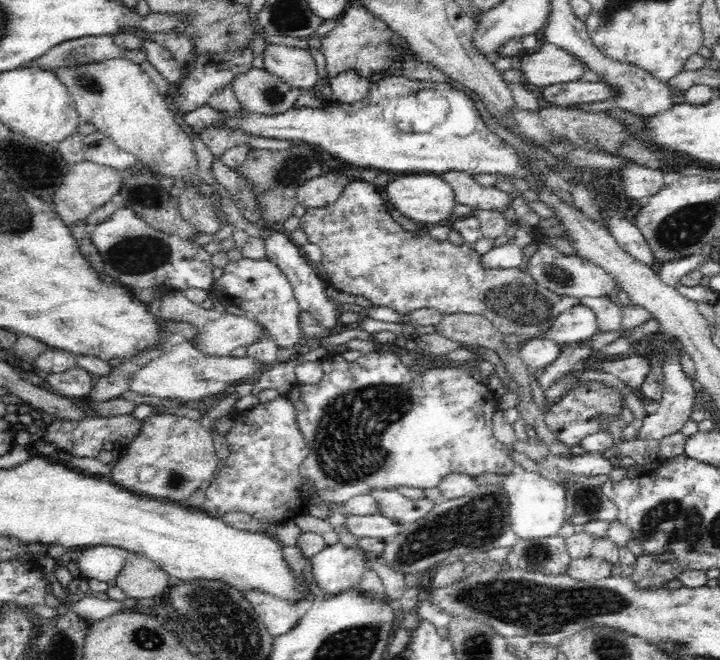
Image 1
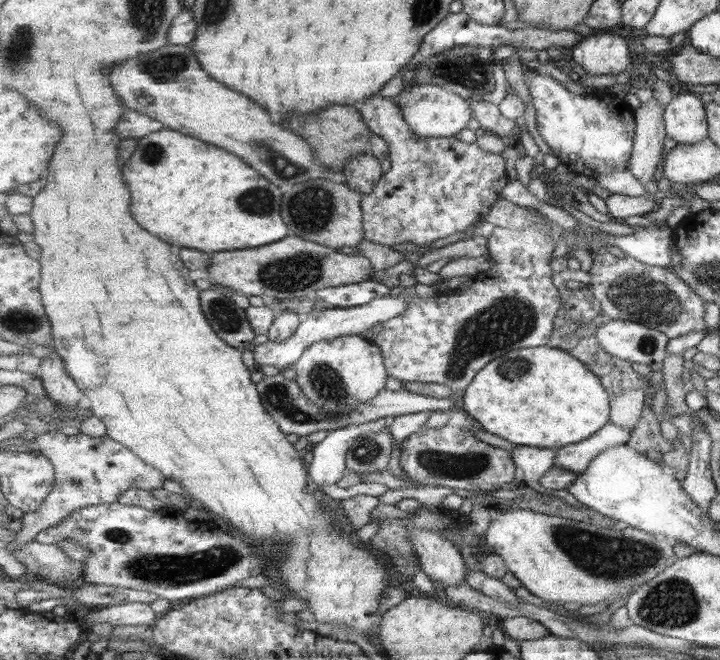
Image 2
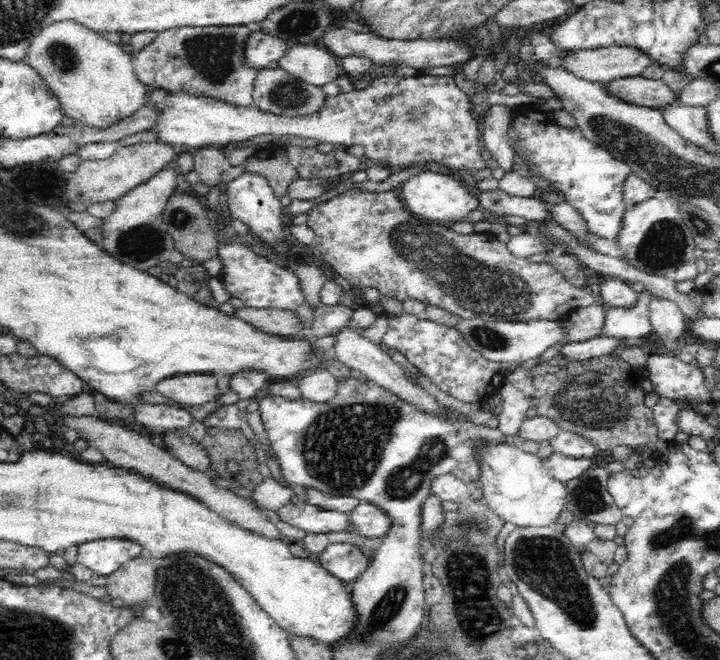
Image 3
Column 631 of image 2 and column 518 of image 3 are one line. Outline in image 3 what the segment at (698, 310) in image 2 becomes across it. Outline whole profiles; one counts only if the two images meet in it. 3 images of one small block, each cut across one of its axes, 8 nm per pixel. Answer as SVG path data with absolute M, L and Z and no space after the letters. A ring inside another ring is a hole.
M362 190L360 192L345 192L338 194L326 202L313 206L308 212L307 225L315 232L314 248L318 249L320 256L323 256L324 262L332 266L332 270L337 272L342 278L346 279L353 287L362 289L364 286L370 286L378 290L383 296L392 297L398 301L404 298L415 298L420 300L427 306L439 306L452 314L460 316L460 318L470 318L476 316L484 320L508 320L510 322L522 322L528 320L562 320L568 312L582 308L582 306L592 306L598 302L590 290L576 288L566 282L556 269L552 269L552 265L544 263L534 263L527 258L522 258L512 254L508 250L506 242L498 240L496 235L488 232L458 234L450 227L446 228L444 224L432 223L427 219L413 216L400 199L398 190L385 192L369 192Z

